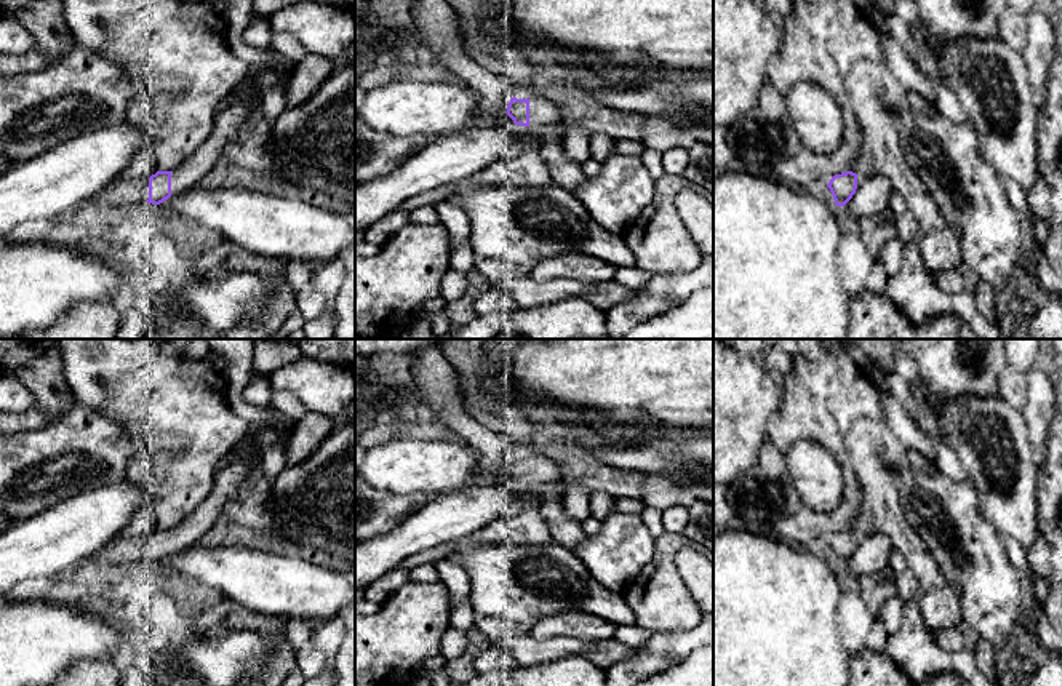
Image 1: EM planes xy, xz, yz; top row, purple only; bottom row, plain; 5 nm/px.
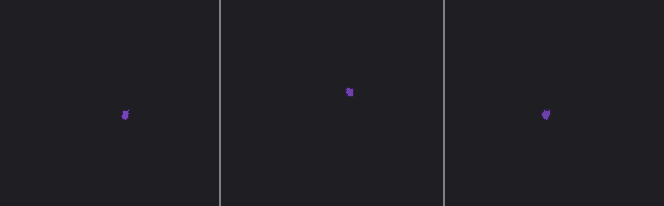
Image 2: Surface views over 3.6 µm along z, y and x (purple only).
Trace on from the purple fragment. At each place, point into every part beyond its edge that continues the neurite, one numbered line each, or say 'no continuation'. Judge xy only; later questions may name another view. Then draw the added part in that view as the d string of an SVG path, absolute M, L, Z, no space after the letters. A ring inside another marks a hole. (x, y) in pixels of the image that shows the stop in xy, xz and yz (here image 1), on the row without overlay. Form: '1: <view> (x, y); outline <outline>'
1: xy (232, 477); outline M254 456L227 459L214 472L214 485L203 504L171 531L171 553L197 545L222 513L226 504L237 497L261 465Z
2: xy (120, 550); outline M149 536L112 539L104 548L91 556L99 564L115 566L133 561L147 561L149 558Z

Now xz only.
1: xz (542, 469); outline M533 454L529 457L529 485L545 485L563 481L558 464L542 454Z
2: xz (480, 478); outline M502 469L497 475L486 475L483 472L477 472L469 480L469 483L459 491L472 488L472 486L499 486L499 485L507 485L510 481L513 481L513 478L507 473L507 469Z

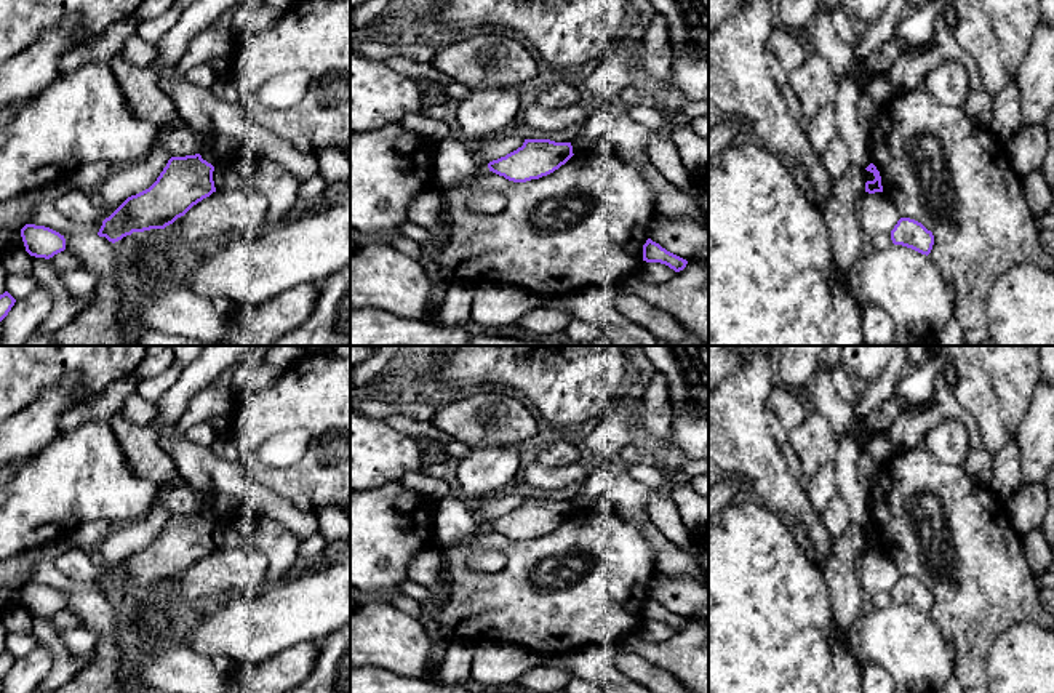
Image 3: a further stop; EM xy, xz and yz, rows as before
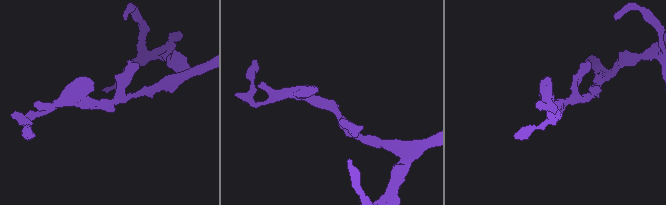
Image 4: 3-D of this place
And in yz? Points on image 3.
no continuation

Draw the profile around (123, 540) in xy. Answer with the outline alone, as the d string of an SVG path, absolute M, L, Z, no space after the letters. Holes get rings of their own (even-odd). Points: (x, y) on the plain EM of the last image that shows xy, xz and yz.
M154 506L144 519L115 525L102 539L98 560L93 560L88 551L72 547L58 557L54 565L74 579L102 581L128 555L149 547L170 517L171 512L166 506Z

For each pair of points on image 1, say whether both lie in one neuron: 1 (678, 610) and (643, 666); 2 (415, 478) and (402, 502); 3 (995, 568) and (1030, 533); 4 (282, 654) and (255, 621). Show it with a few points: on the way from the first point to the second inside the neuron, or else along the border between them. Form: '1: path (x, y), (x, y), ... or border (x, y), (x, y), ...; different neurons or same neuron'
1: border (696, 624), (686, 630), (656, 630), (653, 634); different neurons
2: border (371, 483), (381, 490), (423, 493), (427, 498); different neurons
3: border (981, 510), (1006, 538); different neurons
4: path (279, 645), (277, 638), (264, 626); same neuron

